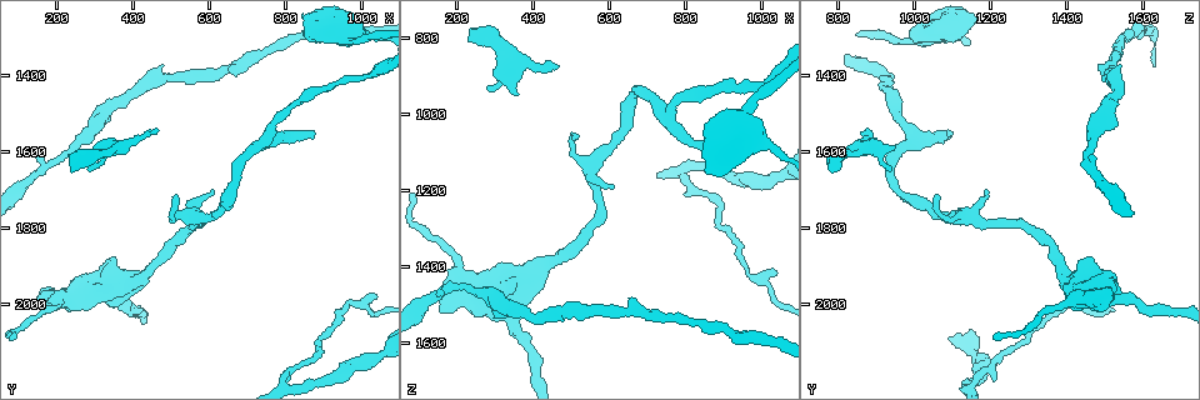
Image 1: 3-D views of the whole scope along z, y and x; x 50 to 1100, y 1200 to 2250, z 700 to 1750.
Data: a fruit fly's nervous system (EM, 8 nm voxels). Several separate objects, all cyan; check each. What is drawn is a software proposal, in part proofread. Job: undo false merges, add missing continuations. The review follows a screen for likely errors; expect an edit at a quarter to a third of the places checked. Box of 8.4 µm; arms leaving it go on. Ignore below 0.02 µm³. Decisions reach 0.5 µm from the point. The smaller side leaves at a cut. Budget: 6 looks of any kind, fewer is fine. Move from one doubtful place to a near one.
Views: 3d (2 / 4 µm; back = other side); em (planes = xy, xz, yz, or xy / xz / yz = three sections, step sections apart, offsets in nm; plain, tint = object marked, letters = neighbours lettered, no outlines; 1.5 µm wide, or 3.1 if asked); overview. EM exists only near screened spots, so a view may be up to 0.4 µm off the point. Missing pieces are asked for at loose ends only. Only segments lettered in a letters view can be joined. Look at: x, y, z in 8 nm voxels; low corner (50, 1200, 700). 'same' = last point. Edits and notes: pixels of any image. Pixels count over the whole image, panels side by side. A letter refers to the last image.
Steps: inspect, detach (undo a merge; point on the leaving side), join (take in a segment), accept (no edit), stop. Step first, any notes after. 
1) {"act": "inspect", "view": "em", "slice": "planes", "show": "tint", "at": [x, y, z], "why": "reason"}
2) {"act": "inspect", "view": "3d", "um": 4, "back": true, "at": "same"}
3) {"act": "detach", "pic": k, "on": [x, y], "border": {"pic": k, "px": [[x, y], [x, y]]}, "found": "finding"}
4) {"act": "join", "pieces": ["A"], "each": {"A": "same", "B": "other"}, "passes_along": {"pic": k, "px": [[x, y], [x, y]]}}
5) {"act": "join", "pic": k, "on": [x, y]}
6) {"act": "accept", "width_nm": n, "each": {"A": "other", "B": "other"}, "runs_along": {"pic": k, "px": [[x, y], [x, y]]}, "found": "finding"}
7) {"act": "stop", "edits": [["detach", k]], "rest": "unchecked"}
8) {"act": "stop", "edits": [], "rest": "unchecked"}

{"act": "inspect", "view": "em", "slice": "planes", "show": "letters", "at": [240, 1650, 785], "why": "branch stops here"}

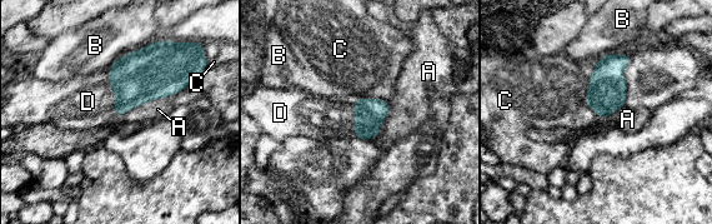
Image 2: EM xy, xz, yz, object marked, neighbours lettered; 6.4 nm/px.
{"act": "join", "pieces": ["D"], "longest_contact_nm": ["A", 500], "each": {"A": "other", "B": "other", "C": "other", "D": "same"}, "passes_along": {"pic": 2, "px": [[143, 75], [113, 93], [88, 101]]}, "found": "the neuron continues"}

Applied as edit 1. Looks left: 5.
{"act": "inspect", "view": "overview"}

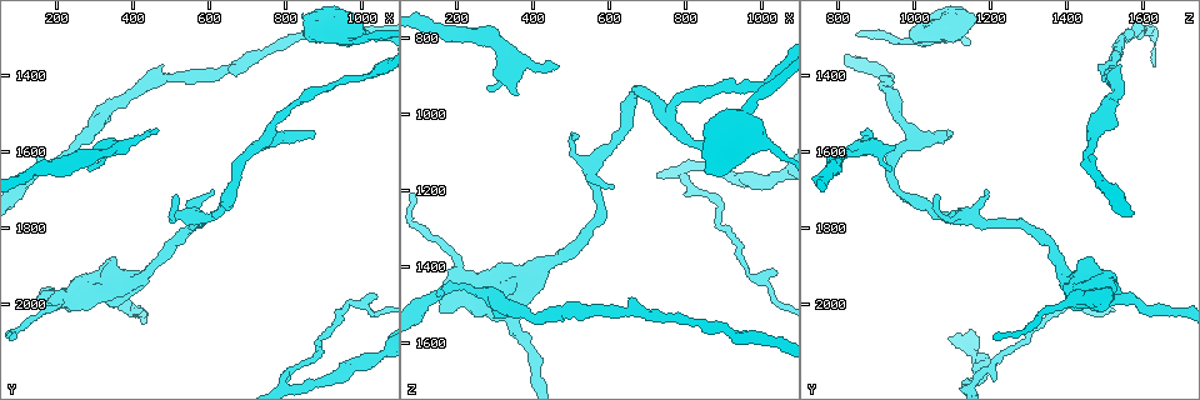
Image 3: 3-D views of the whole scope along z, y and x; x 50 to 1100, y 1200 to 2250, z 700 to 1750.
{"act": "inspect", "view": "3d", "um": 4, "at": [465, 1550, 885], "why": "tapers out"}

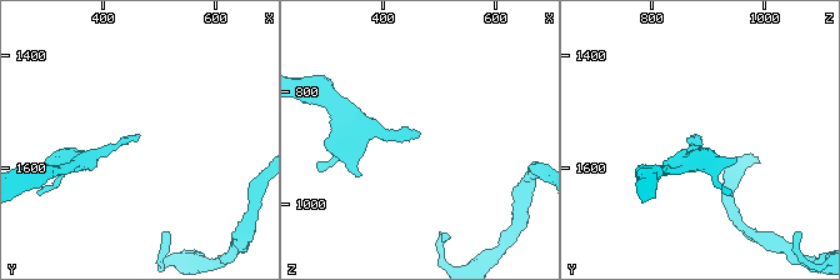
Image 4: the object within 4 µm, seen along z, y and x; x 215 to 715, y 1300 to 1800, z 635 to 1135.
{"act": "inspect", "view": "em", "slice": "xy", "step": 8, "show": "letters", "at": [465, 1545, 885], "why": "need the tissue"}

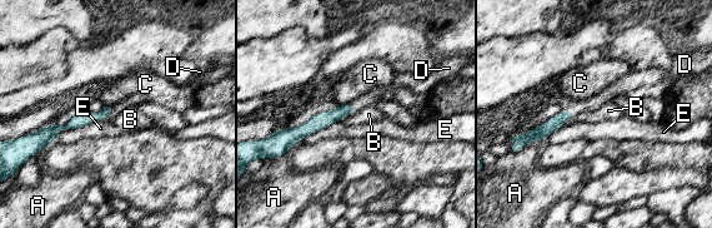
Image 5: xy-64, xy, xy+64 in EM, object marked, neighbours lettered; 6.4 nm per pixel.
{"act": "inspect", "view": "em", "slice": "planes", "show": "letters", "at": "same", "why": "another direction"}

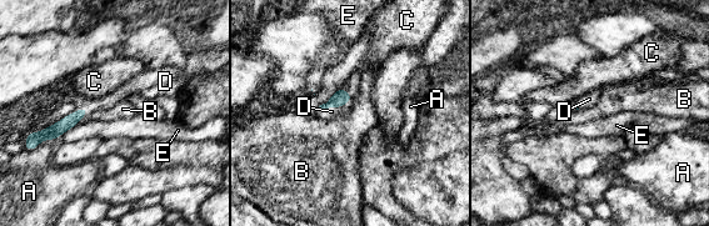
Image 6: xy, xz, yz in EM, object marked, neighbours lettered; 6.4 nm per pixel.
{"act": "join", "pieces": ["D"], "each": {"A": "other", "B": "other", "C": "other", "D": "same", "E": "other"}, "passes_along": {"pic": 6, "px": [[340, 98], [338, 106], [331, 111]]}, "found": "the neuron continues"}

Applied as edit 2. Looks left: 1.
{"act": "inspect", "view": "em", "slice": "planes", "show": "letters", "at": [875, 1545, 1100], "why": "branch stops here"}

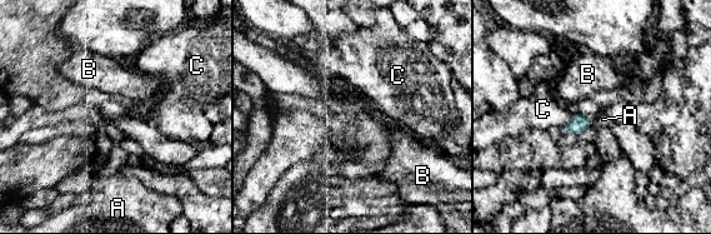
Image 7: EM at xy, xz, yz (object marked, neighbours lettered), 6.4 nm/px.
{"act": "accept", "width_nm": 110, "each": {"A": "other", "B": "other", "C": "other"}, "found": "none of them fits"}

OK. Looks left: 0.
{"act": "stop", "edits": [["join", 2], ["join", 6]], "rest": "unchecked"}

